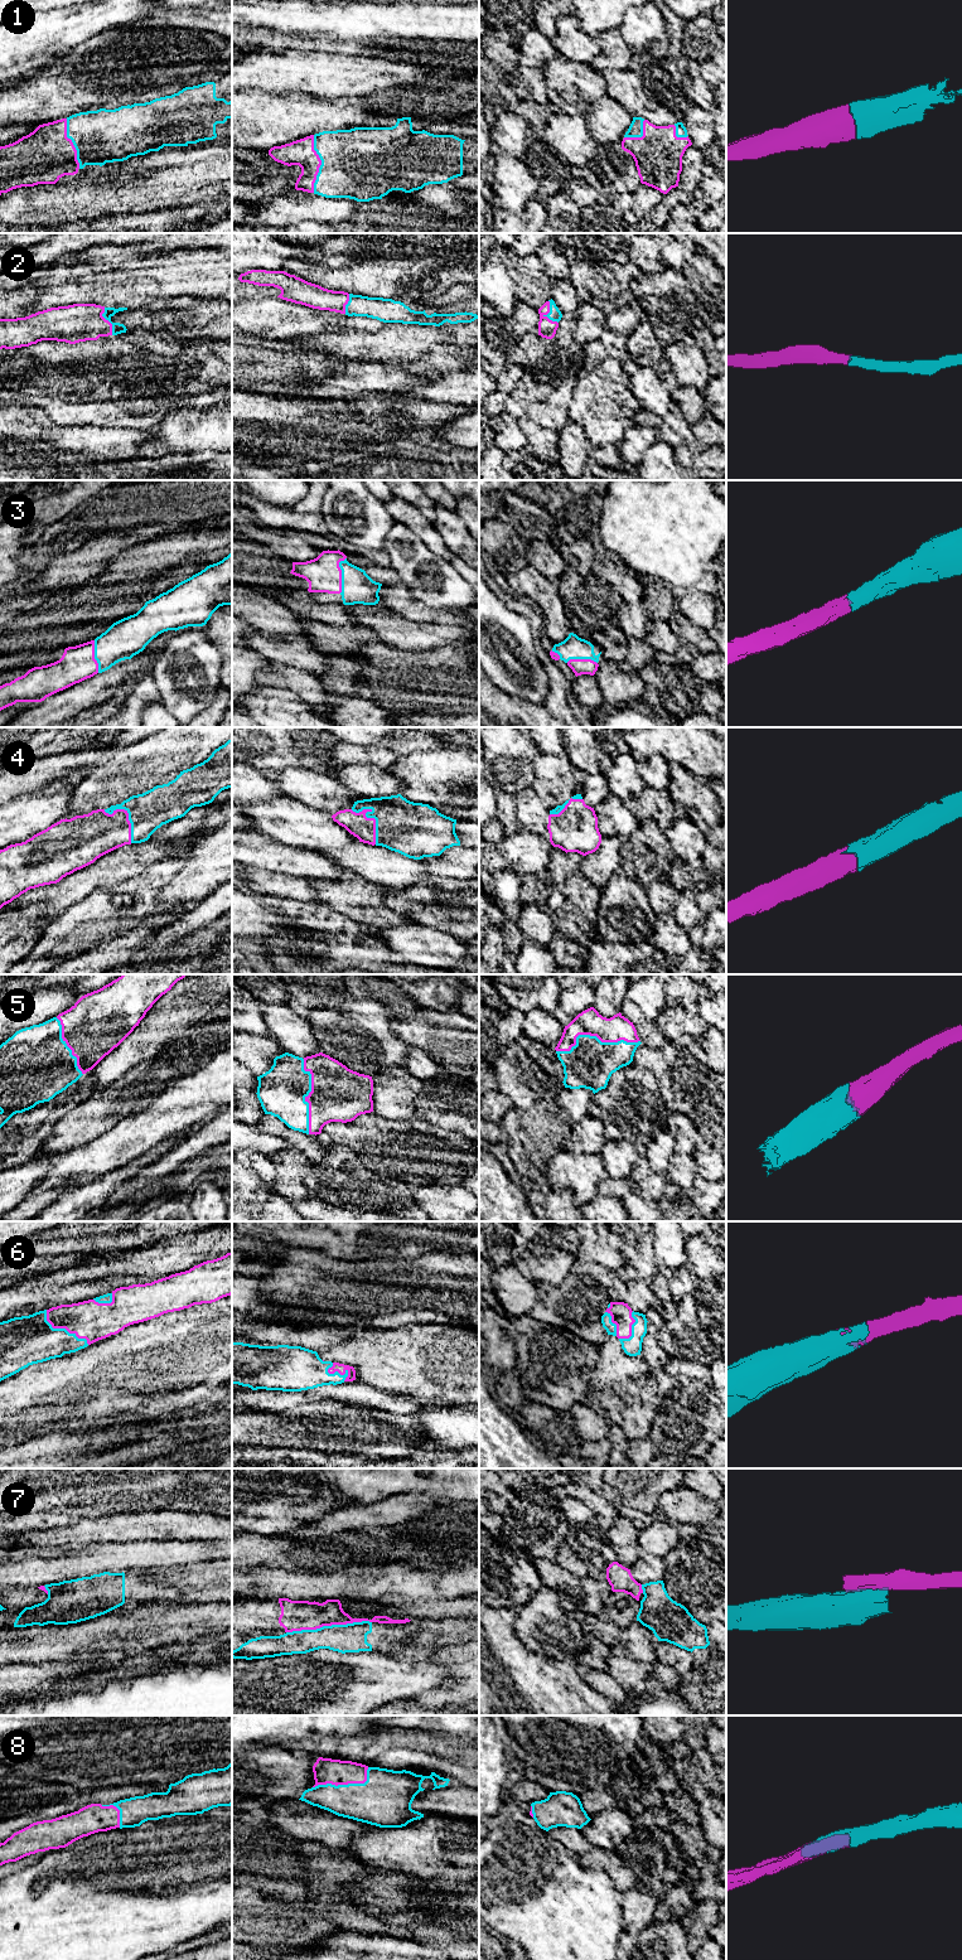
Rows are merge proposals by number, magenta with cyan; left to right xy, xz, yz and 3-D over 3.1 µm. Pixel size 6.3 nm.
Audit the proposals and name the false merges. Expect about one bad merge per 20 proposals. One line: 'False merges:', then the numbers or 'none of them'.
False merges: 7

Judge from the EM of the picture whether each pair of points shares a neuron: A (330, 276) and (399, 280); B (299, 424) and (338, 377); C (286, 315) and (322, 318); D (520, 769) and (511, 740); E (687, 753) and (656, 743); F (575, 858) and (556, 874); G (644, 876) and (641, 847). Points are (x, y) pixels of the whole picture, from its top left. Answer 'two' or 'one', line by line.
A: one
B: two
C: one
D: one
E: one
F: one
G: one

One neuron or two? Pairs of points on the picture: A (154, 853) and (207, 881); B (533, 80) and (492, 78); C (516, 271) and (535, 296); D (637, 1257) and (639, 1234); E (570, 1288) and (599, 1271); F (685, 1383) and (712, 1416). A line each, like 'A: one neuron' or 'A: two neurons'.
A: two neurons
B: two neurons
C: one neuron
D: one neuron
E: two neurons
F: one neuron

